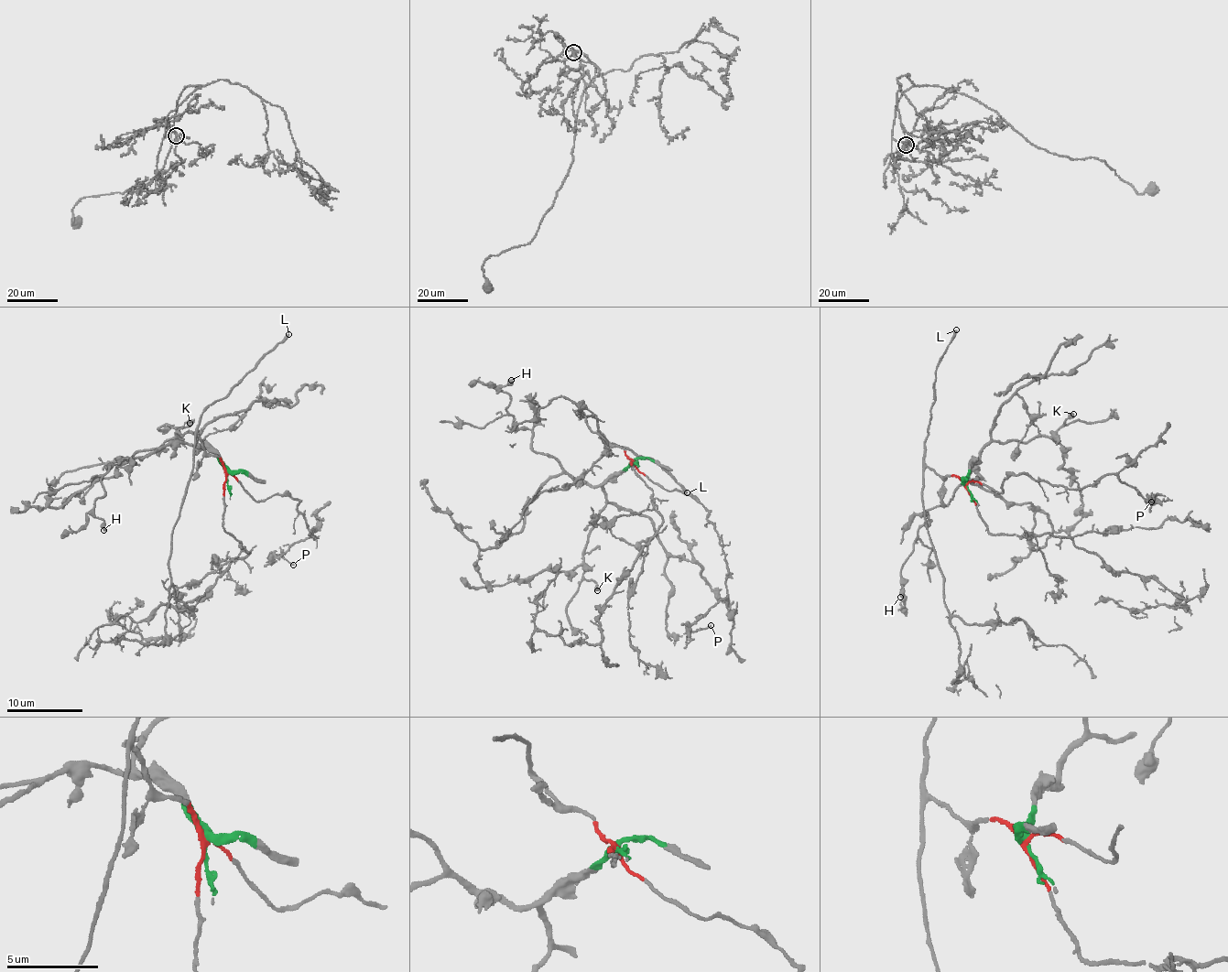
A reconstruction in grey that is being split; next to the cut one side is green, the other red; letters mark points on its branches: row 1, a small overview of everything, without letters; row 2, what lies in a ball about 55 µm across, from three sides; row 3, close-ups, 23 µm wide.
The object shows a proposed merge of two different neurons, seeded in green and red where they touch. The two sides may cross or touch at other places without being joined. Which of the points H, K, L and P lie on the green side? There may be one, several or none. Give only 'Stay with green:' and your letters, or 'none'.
Stay with green: H, K

